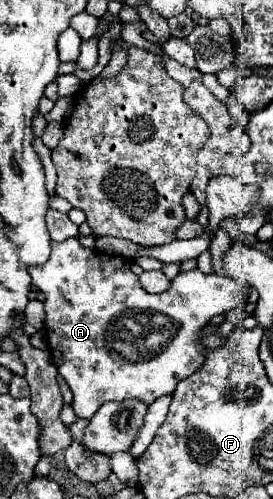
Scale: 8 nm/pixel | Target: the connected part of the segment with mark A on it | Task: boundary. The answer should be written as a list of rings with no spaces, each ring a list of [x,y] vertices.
[[[78,238],[52,242],[52,254],[46,264],[32,266],[32,284],[44,292],[46,336],[50,354],[58,372],[70,386],[74,400],[72,408],[78,418],[92,418],[104,402],[122,402],[126,398],[152,404],[160,396],[172,394],[176,384],[196,372],[206,360],[202,330],[218,314],[234,310],[246,294],[244,288],[230,278],[218,274],[204,274],[198,268],[180,272],[170,288],[162,294],[148,294],[142,290],[138,276],[130,270],[130,260],[114,254],[98,254],[94,248],[84,248]]]

